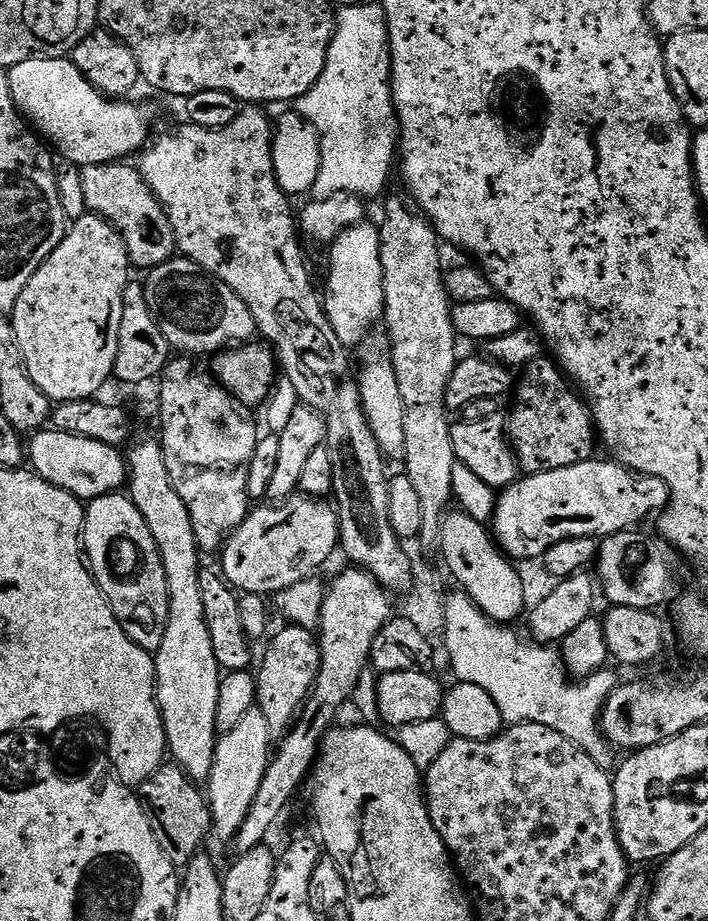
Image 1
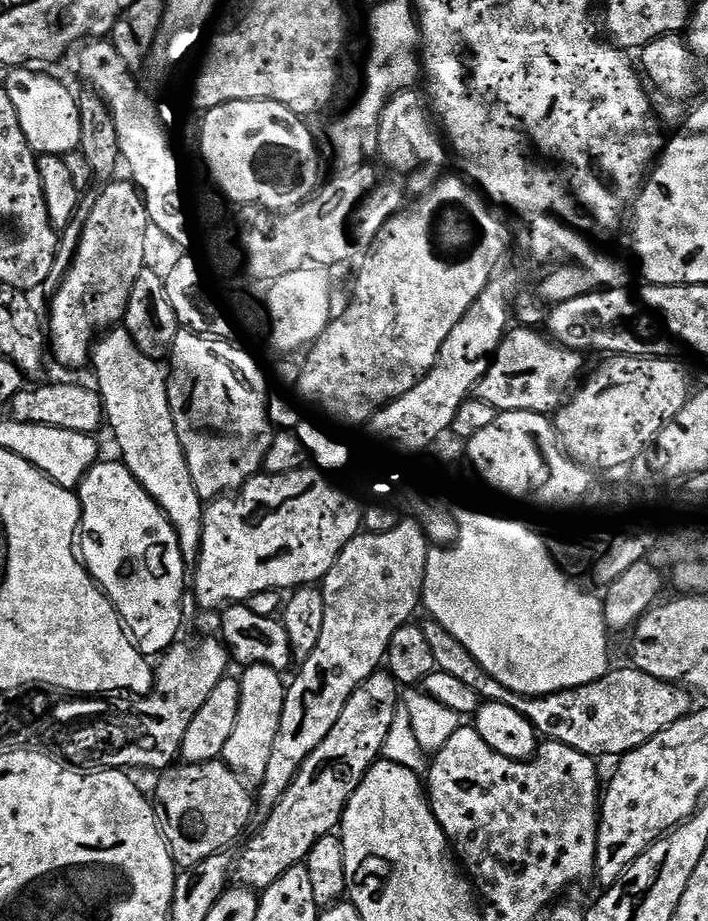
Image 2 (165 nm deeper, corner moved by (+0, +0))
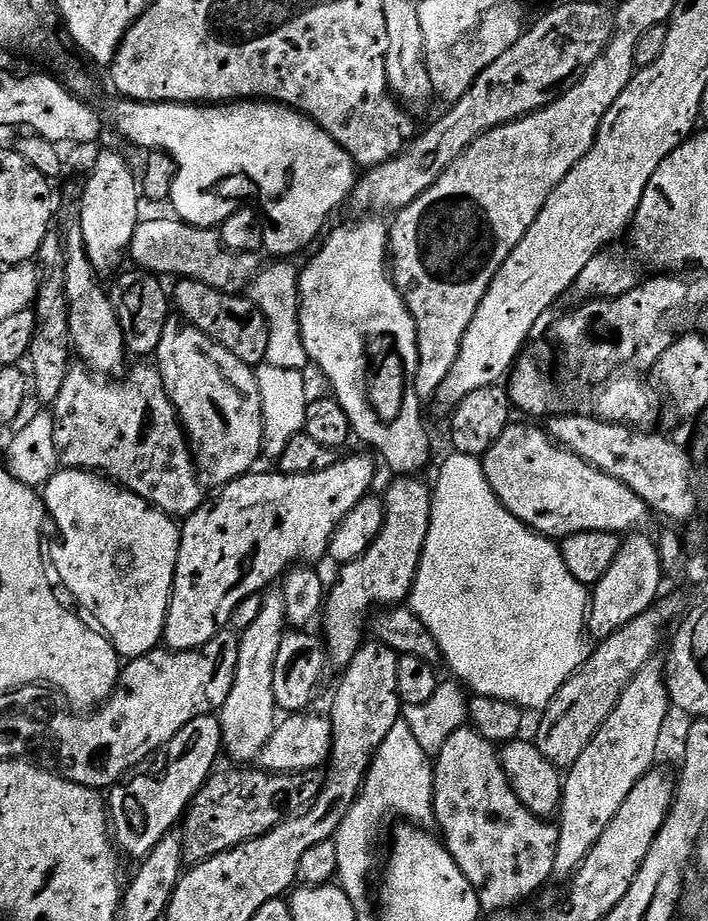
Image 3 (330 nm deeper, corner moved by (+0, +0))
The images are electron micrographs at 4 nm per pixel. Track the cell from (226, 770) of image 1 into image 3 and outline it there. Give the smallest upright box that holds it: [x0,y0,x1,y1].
[218,590,286,762]

